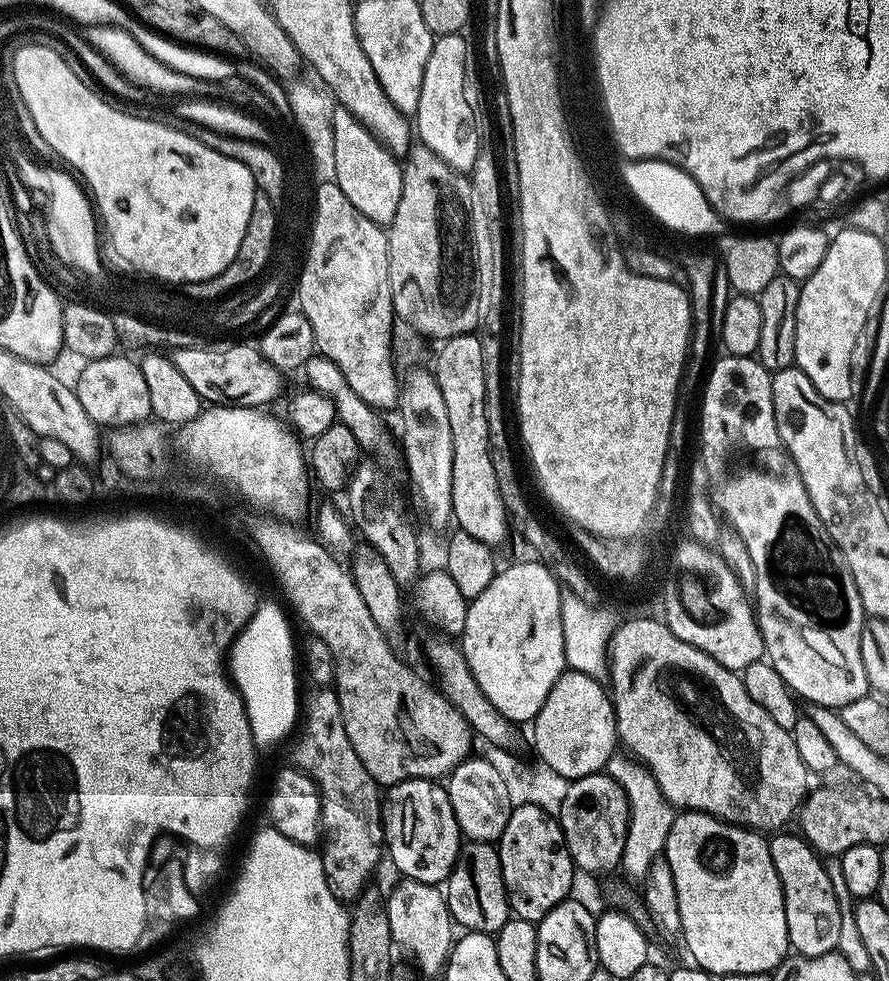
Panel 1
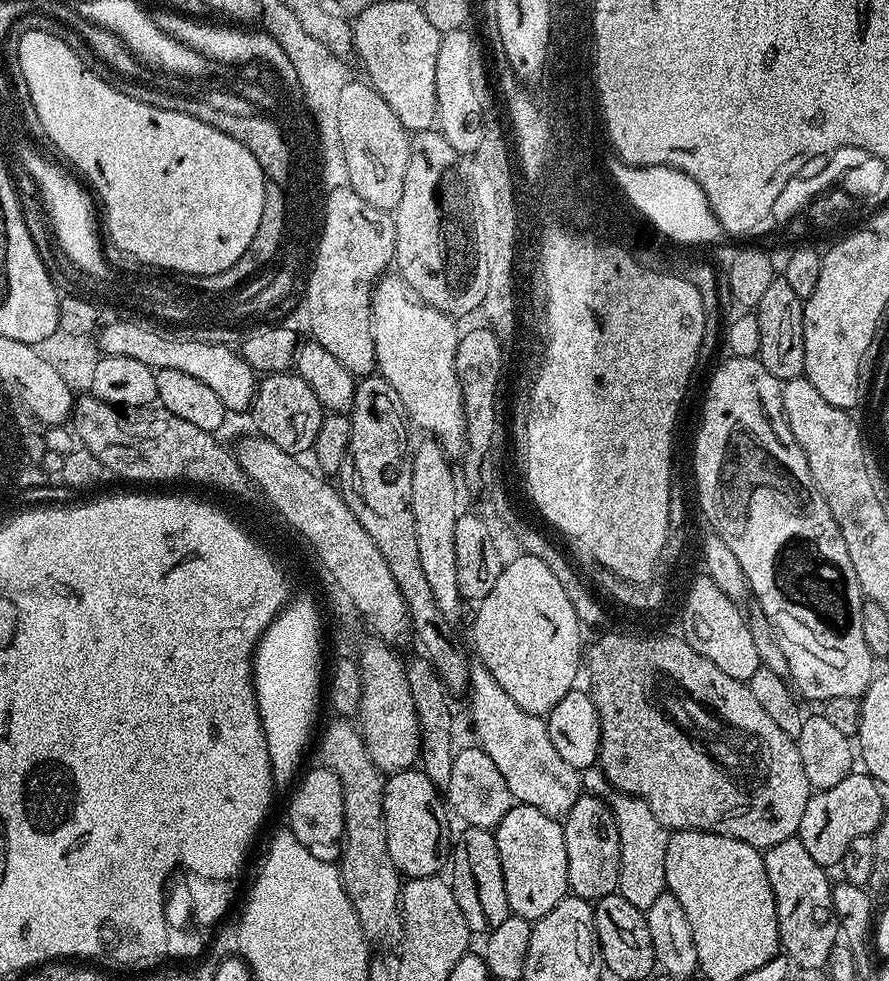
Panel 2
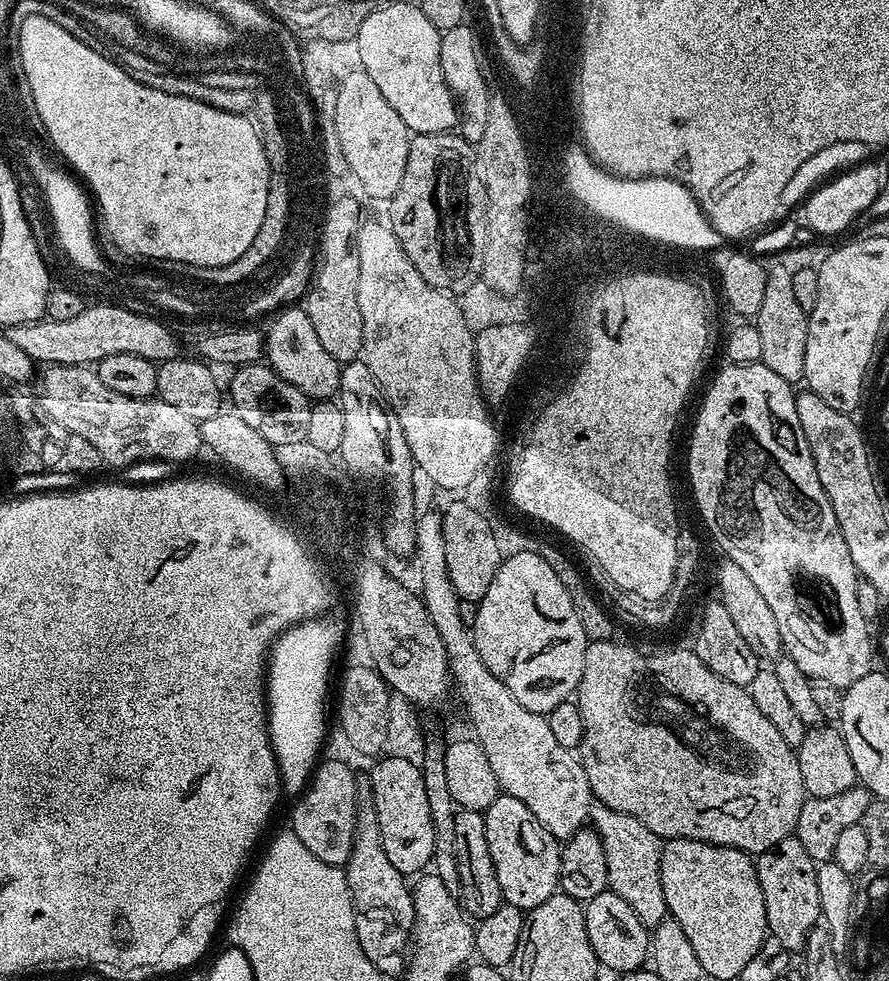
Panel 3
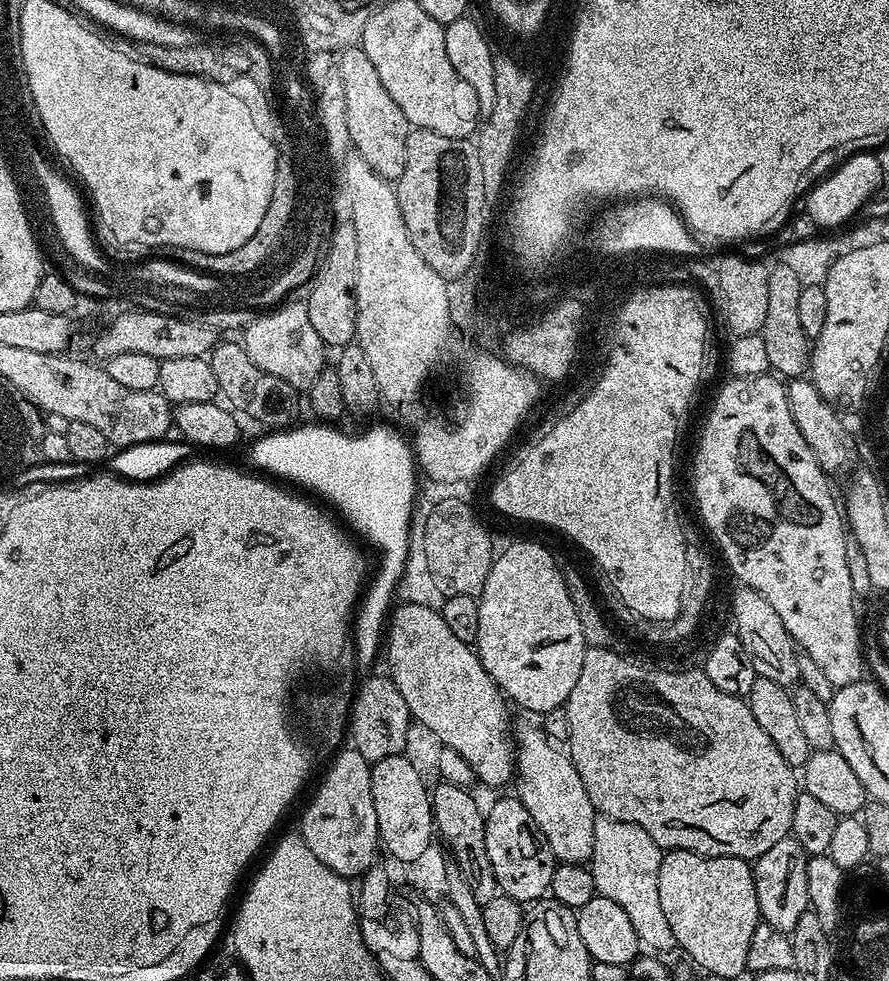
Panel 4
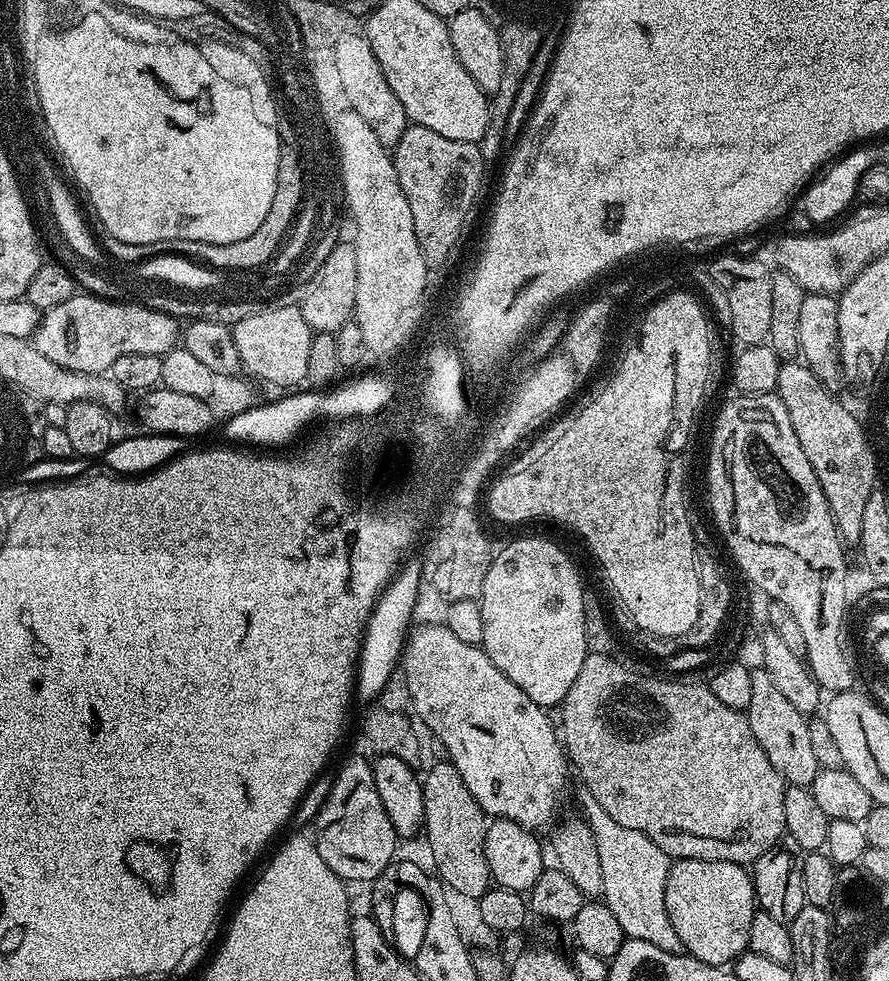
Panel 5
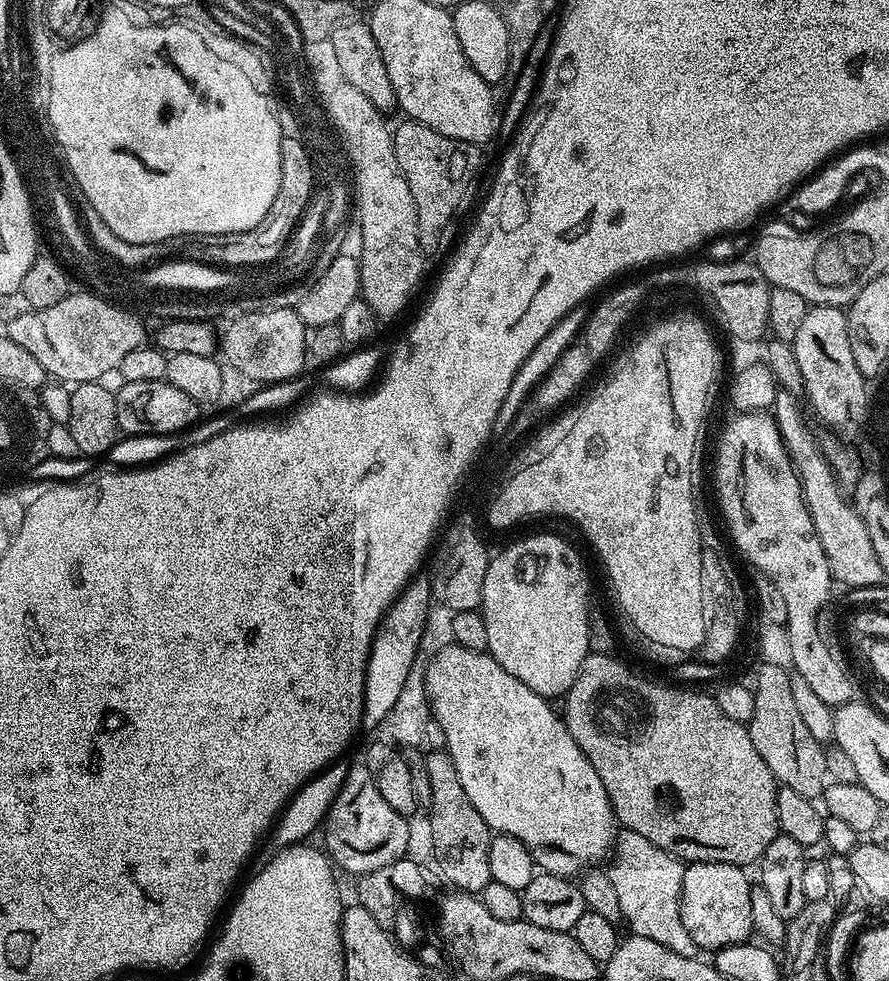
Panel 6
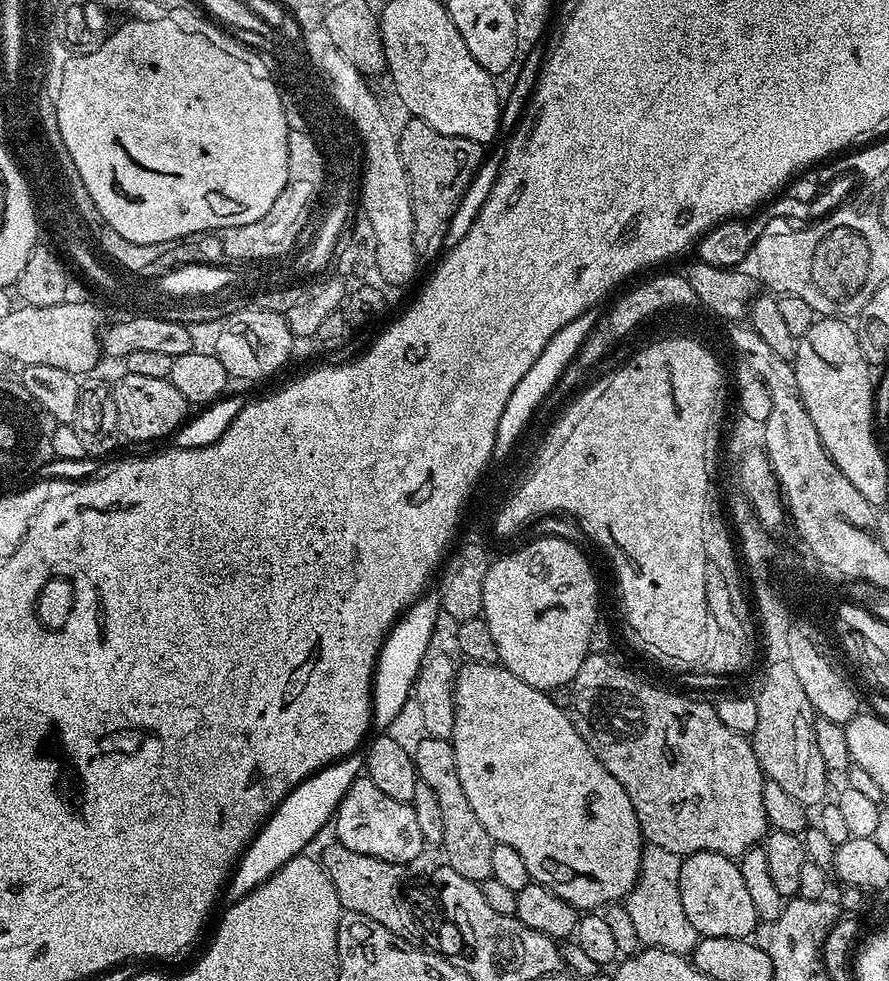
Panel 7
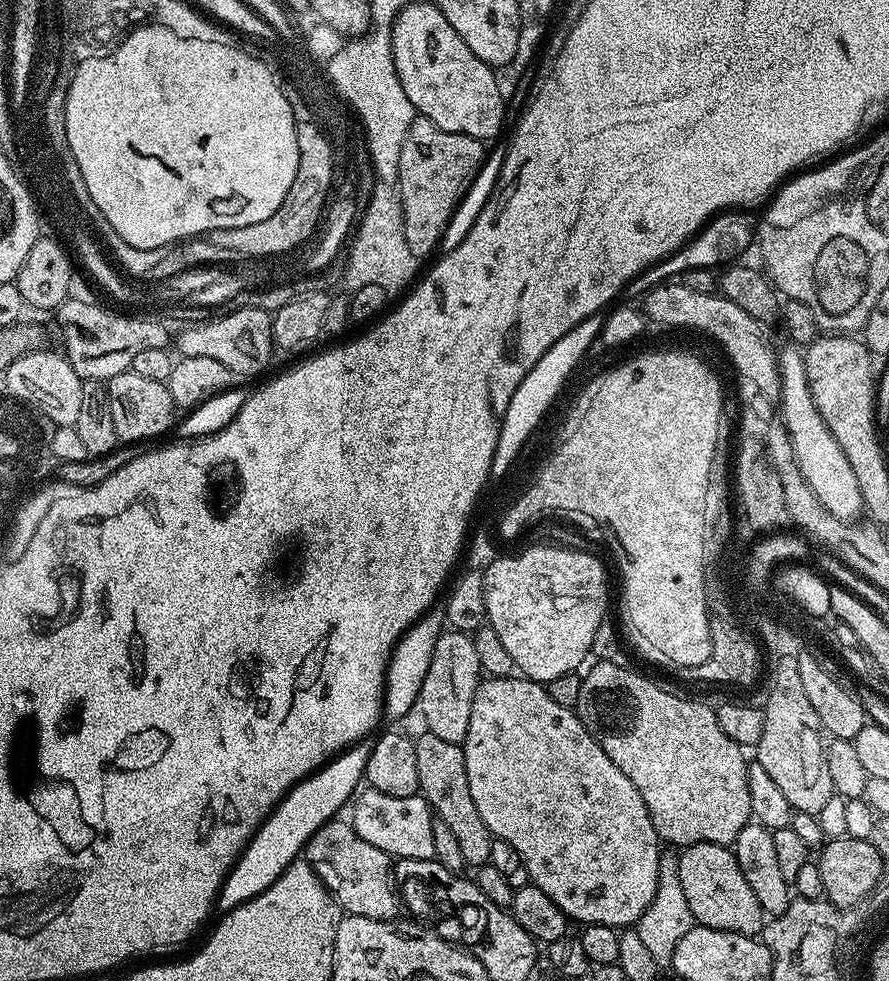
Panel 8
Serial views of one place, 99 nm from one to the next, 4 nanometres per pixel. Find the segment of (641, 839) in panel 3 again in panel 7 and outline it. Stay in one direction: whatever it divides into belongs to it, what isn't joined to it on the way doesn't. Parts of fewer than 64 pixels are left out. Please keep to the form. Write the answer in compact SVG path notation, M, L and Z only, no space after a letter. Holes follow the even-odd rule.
M648 844L642 854L640 879L636 881L636 887L628 893L626 907L643 947L661 948L679 956L691 957L696 948L698 933L690 923L690 918L686 918L686 910L682 910L681 859L670 850L662 850L662 846Z

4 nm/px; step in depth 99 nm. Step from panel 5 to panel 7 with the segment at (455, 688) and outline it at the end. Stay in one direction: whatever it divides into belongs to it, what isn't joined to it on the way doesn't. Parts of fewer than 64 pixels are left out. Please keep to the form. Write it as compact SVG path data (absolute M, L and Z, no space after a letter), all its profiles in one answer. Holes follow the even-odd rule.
M465 663L456 674L456 717L450 739L454 746L454 762L458 762L458 779L462 781L462 791L466 793L474 814L478 814L478 822L486 826L486 834L490 834L493 842L518 850L522 862L526 862L529 877L535 883L546 886L551 892L558 894L558 898L566 898L566 902L570 902L578 910L603 909L607 905L623 901L636 887L636 881L640 879L640 863L646 841L638 826L638 814L634 814L634 806L630 806L630 796L626 794L626 790L622 790L622 782L618 782L618 778L614 778L614 774L610 774L610 770L606 770L606 766L598 762L590 746L586 746L586 742L572 725L571 715L565 709L554 706L549 693L539 692L534 686L526 686L522 678L510 674L510 670L499 663Z

